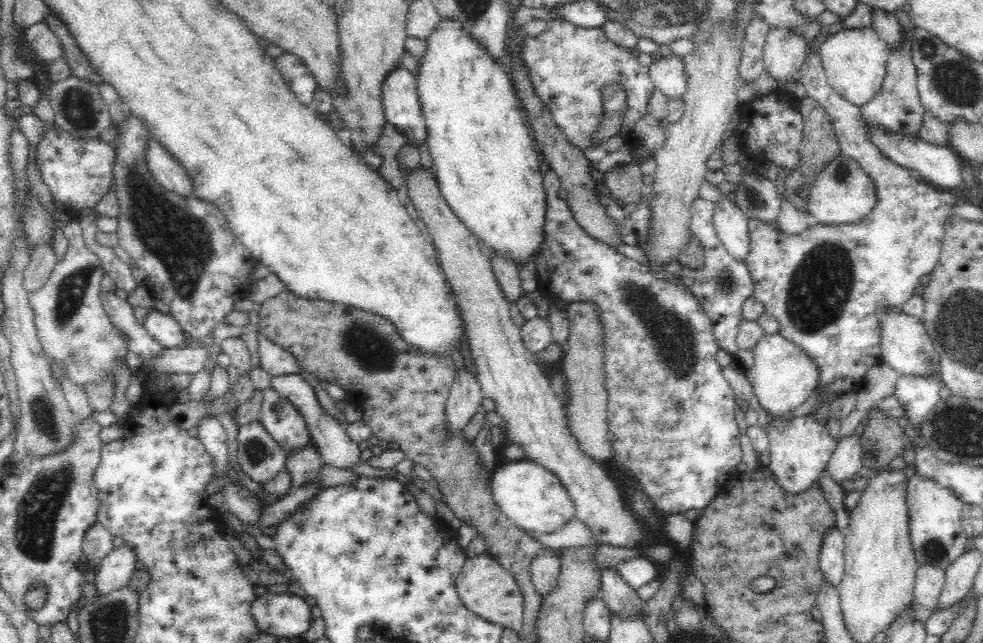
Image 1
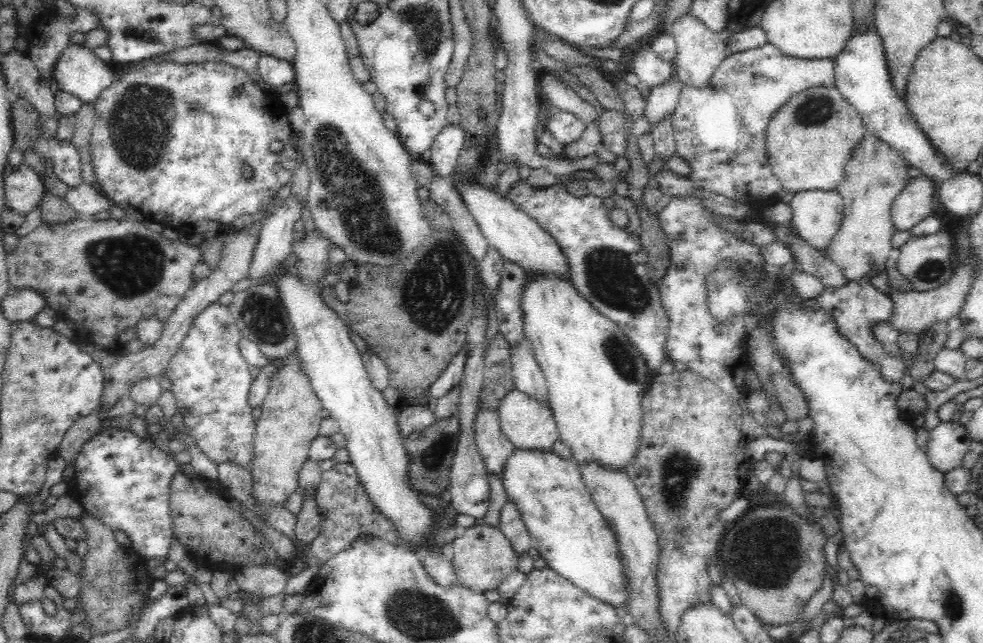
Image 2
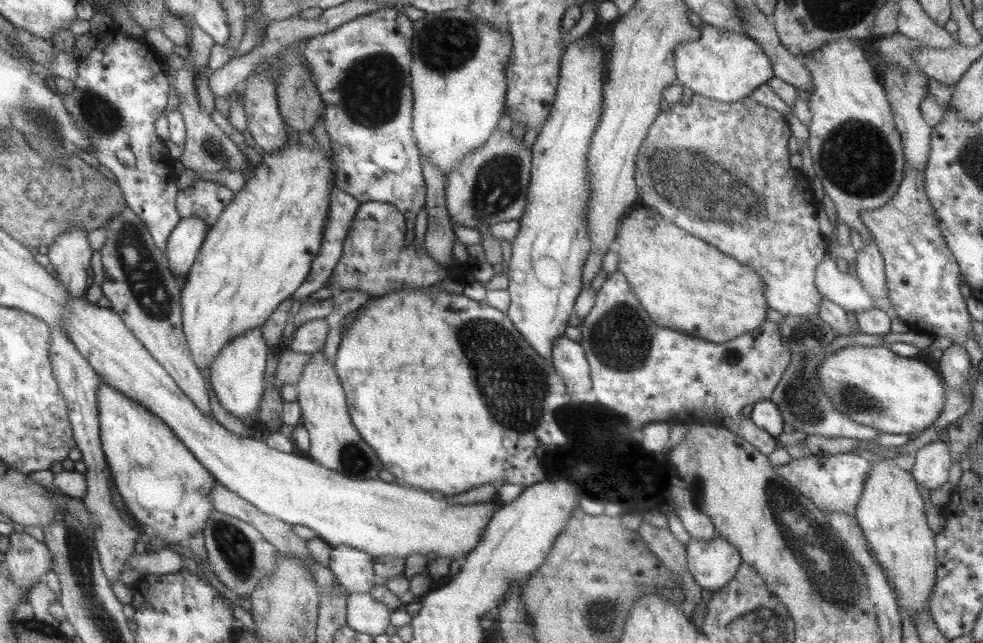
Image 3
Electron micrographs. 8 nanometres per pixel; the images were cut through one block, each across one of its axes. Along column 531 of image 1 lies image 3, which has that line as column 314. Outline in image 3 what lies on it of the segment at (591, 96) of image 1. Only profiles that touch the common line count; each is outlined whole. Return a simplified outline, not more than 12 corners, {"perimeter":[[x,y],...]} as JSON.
{"perimeter":[[390,7],[303,40],[334,186],[425,206],[412,22]]}

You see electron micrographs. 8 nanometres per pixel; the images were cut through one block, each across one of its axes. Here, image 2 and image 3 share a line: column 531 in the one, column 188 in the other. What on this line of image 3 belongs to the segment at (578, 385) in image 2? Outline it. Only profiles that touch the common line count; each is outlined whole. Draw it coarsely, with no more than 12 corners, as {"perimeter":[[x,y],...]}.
{"perimeter":[[264,153],[180,288],[210,368],[309,275],[335,165]]}

